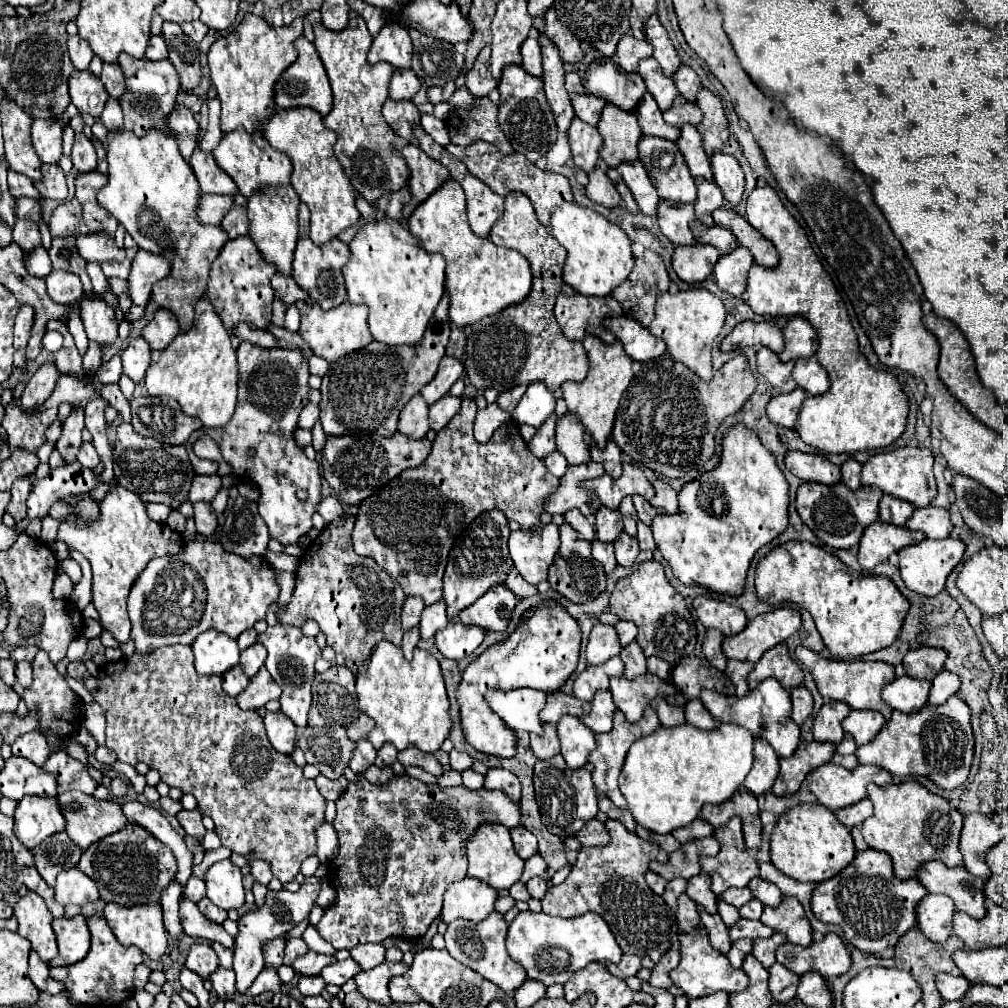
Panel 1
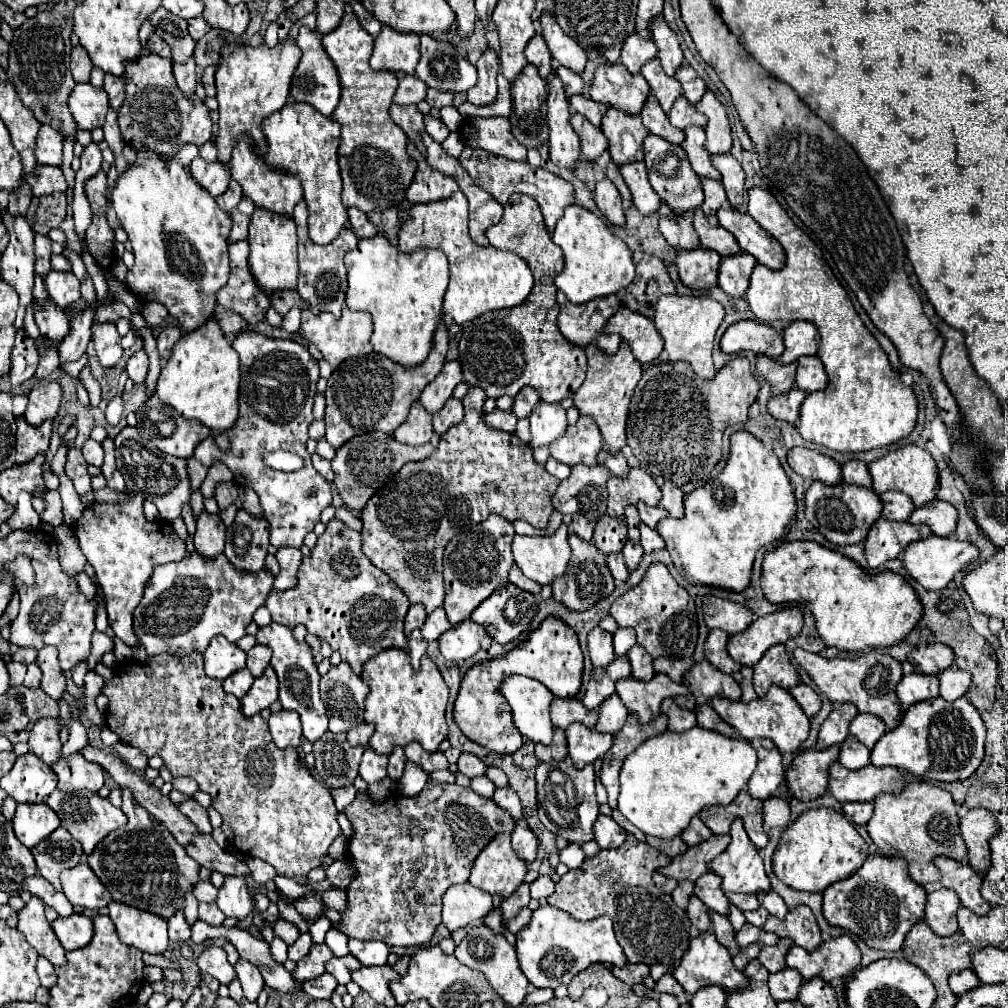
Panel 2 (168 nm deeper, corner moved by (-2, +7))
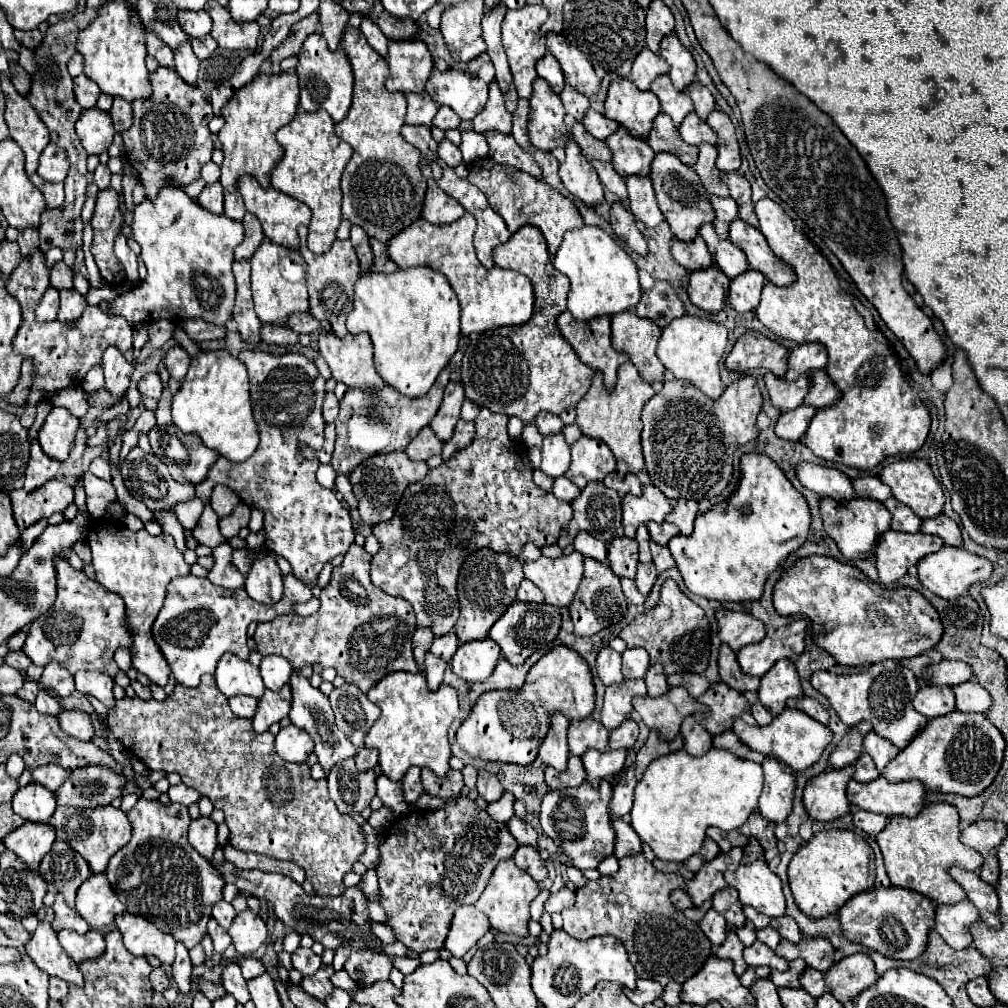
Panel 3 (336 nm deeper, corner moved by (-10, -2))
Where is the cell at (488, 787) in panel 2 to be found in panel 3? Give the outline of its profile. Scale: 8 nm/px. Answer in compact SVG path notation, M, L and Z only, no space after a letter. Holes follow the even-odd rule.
M504 791L504 793L502 793L502 797L500 797L500 801L488 803L486 811L490 813L490 817L492 817L494 821L498 821L498 823L506 823L506 821L514 815L512 805L514 805L514 797L512 797L512 793Z

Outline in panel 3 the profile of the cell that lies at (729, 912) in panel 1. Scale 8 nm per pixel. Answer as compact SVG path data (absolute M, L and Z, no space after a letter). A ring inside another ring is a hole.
M746 921L746 923L744 923L744 927L736 929L736 935L738 935L738 937L740 937L740 941L748 947L748 945L752 945L752 943L756 941L756 927L754 927L750 921Z

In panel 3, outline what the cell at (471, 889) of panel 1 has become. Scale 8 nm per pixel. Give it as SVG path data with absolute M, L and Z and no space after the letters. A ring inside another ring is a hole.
M462 905L452 917L452 927L444 949L448 949L454 957L464 957L464 953L470 951L488 931L488 917L484 917L484 913L480 913L474 905Z

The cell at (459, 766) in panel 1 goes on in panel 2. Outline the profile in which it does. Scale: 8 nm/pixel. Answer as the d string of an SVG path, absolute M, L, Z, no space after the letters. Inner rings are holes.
M460 754L460 760L458 760L458 770L460 774L468 776L468 778L476 778L476 776L482 776L486 774L486 764L478 758L478 756L472 756L472 754Z

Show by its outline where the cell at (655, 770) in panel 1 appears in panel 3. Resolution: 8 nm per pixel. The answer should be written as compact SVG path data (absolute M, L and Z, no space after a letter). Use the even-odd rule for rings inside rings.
M710 747L710 751L704 753L702 757L694 757L694 755L686 753L684 749L680 749L676 753L658 757L644 771L644 777L638 781L638 785L634 789L634 807L630 811L630 817L632 817L630 825L640 835L640 839L650 845L650 849L656 853L658 859L684 861L690 855L700 851L706 829L710 825L720 827L724 831L738 829L748 819L748 815L756 809L758 797L762 791L762 783L764 783L762 765L744 761L744 759L736 757L734 753L728 753L726 749Z

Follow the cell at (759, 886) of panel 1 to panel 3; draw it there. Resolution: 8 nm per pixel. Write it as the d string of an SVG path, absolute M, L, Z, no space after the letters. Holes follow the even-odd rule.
M778 917L776 919L776 925L778 925L778 933L782 935L782 937L786 937L788 941L792 941L792 943L798 943L800 941L800 929L798 929L798 925L796 925L796 921L792 921L792 917Z

